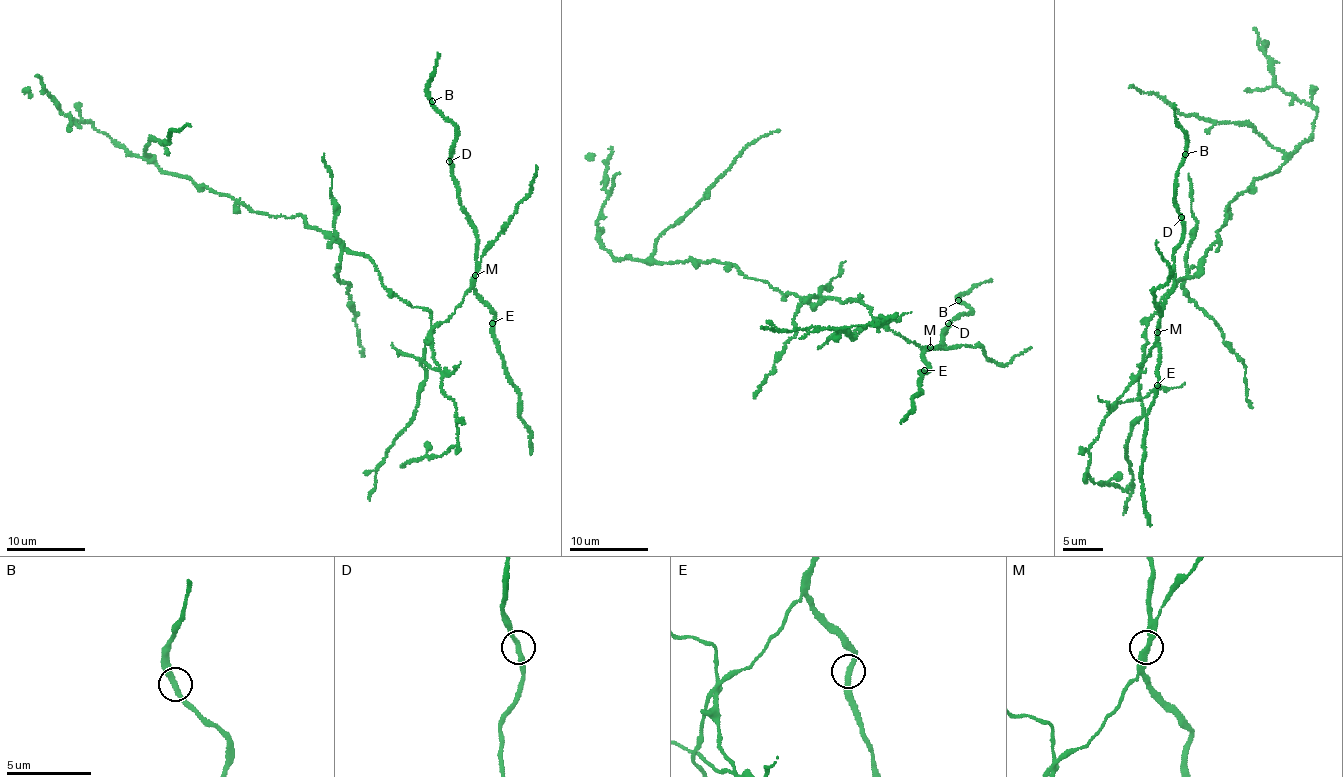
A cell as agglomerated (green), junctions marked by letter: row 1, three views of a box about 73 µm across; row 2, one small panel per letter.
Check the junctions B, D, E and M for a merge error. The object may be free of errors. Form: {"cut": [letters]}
{"cut": ["M"]}

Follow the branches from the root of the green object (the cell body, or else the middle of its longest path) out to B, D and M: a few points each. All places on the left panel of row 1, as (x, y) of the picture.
B: (352, 254), (433, 326), (472, 286), (455, 127), (432, 101)
D: (352, 254), (371, 258), (384, 286), (430, 311), (433, 326), (449, 318), (472, 286), (477, 252), (449, 161)
M: (352, 254), (371, 258), (384, 286), (414, 307), (430, 311), (433, 326), (443, 322), (463, 303), (475, 276)

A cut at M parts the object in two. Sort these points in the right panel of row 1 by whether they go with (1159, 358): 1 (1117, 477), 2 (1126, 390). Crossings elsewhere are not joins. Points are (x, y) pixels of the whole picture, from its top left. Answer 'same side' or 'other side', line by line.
1: other side
2: other side

